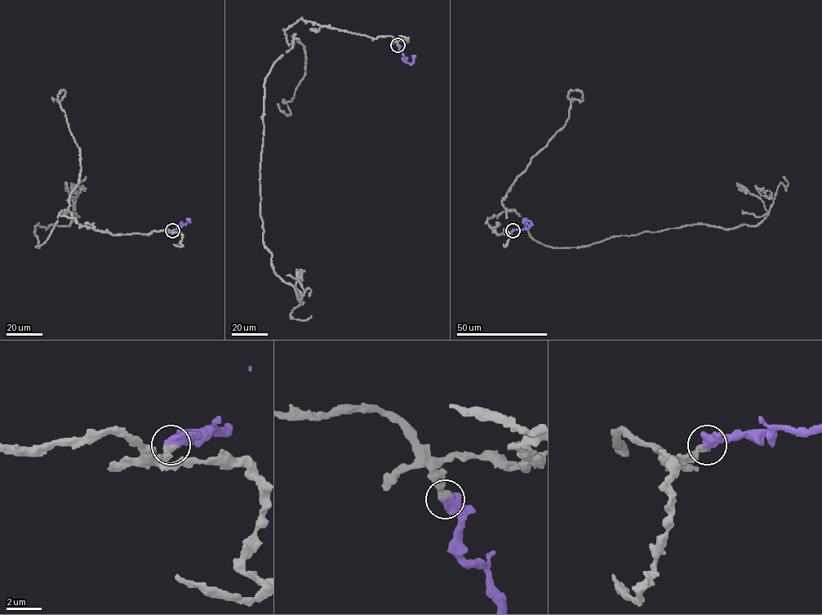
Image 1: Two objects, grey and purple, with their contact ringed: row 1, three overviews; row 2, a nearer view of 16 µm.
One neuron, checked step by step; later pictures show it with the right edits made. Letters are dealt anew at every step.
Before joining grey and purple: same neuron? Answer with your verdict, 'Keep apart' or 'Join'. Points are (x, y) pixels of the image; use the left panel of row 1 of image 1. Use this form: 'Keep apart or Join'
Join

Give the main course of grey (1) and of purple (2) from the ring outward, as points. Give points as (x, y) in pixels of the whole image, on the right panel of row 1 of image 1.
1: (513, 230), (497, 234), (487, 218), (514, 210), (534, 238), (566, 247), (755, 225), (784, 176)
2: (513, 230), (526, 229), (532, 225), (522, 218)

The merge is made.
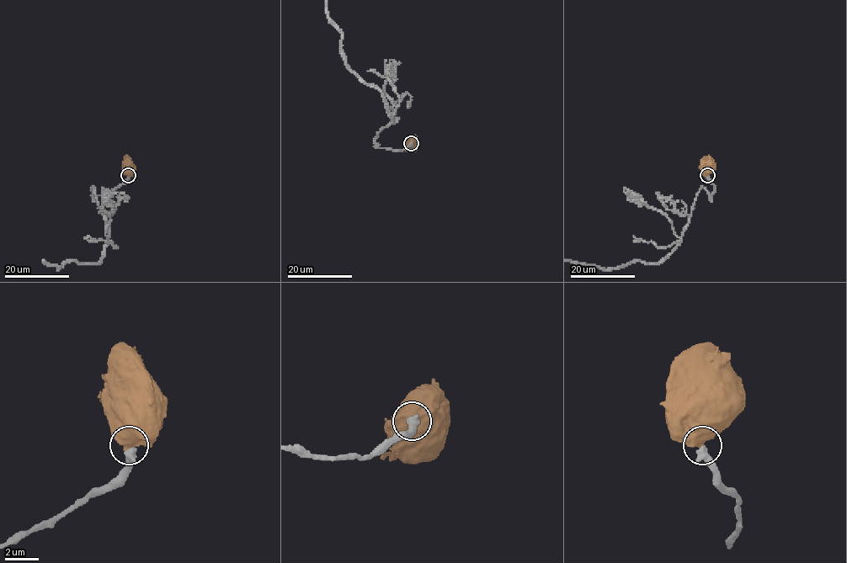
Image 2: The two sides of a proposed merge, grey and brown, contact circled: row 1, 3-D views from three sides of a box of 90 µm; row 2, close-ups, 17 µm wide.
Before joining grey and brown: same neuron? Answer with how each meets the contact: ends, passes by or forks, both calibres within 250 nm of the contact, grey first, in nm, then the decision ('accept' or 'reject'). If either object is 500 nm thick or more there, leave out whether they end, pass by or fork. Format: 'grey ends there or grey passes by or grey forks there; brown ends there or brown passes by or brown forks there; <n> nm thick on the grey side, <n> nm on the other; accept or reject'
500 nm thick on the grey side, 750 nm on the other; accept

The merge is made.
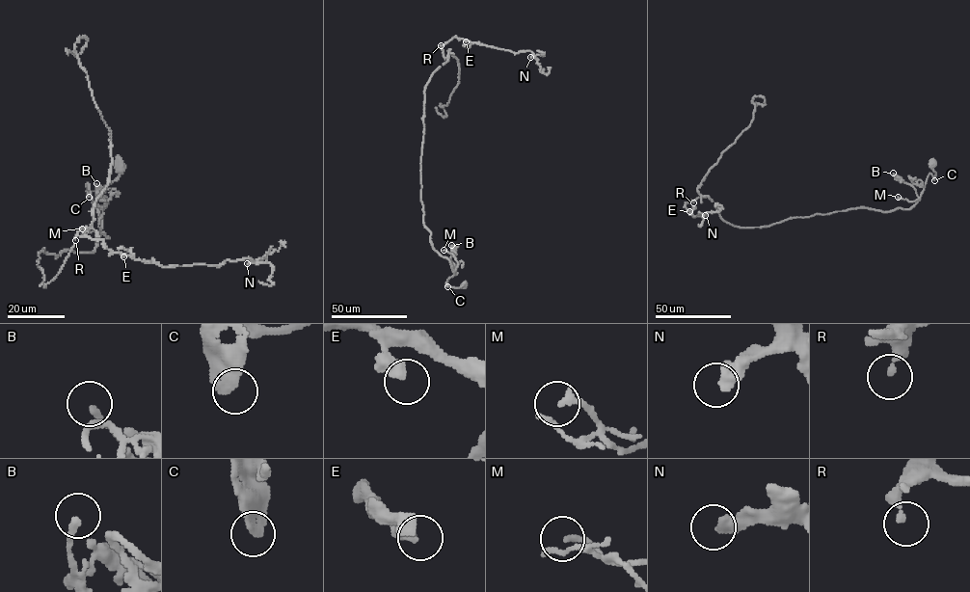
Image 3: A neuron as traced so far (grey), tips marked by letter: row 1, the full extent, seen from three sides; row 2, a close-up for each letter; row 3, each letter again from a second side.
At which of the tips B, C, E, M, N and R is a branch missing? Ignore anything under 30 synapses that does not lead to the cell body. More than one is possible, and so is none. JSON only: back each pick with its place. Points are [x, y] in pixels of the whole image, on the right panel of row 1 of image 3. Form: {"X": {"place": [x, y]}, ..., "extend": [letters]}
{"N": {"place": [705, 215]}, "extend": ["N"]}

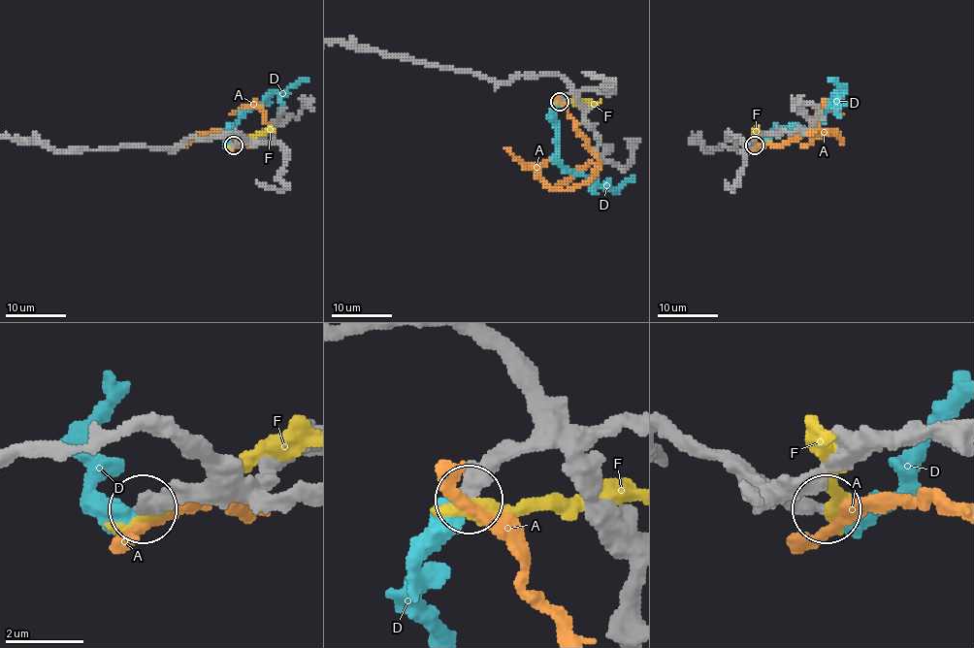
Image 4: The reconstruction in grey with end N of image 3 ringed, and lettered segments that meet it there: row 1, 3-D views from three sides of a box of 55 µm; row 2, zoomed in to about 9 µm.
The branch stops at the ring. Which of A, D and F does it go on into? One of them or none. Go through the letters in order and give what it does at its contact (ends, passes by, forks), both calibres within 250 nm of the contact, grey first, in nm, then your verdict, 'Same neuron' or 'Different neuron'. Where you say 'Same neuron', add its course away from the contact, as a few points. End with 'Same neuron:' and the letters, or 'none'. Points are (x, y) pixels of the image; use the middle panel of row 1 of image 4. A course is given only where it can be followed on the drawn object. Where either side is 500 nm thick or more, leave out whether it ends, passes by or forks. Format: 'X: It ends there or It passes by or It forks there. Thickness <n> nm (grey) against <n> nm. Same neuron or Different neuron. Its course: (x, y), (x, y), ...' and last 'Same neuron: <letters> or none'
A: It passes by. Thickness 400 nm (grey) against 280 nm. Different neuron
D: It ends there. Thickness 440 nm (grey) against 440 nm. Same neuron. Its course: (559, 102), (551, 113), (556, 124), (556, 157), (571, 171), (582, 173), (597, 184), (616, 188), (634, 178)
F: It ends there. Thickness 440 nm (grey) against 460 nm. Different neuron
Same neuron: D

